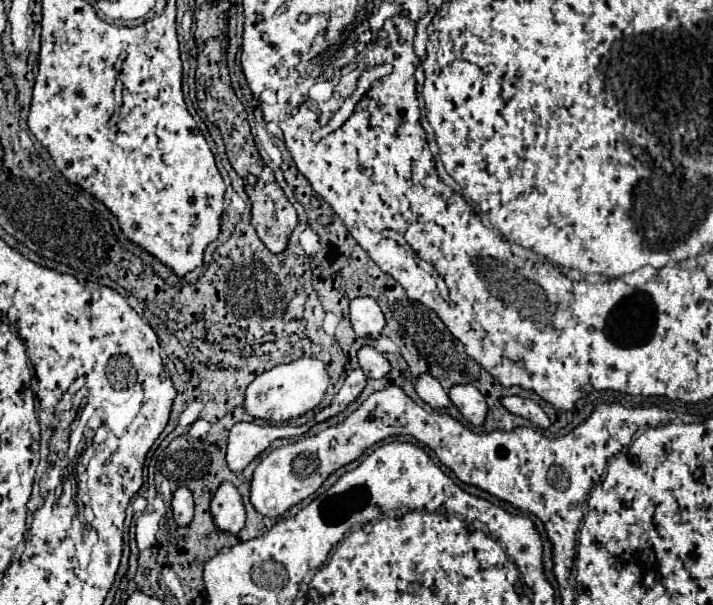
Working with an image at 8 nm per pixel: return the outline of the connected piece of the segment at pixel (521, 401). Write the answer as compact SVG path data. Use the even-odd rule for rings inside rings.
M507 396L507 398L503 398L501 402L503 402L503 406L505 406L509 412L513 412L513 414L517 414L517 416L523 416L523 418L531 420L533 424L537 424L537 426L543 428L543 430L547 430L549 424L551 424L551 422L549 422L549 416L541 410L541 406L535 404L535 402L529 400L529 398Z

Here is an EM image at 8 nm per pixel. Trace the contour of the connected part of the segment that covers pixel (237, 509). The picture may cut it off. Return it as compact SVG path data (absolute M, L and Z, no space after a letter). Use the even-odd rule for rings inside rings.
M223 482L211 498L211 516L219 530L237 534L245 526L245 506L231 482Z

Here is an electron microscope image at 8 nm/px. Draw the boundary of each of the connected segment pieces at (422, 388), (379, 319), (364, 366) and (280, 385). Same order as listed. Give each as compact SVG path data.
M421 374L415 384L415 390L421 396L421 400L425 400L435 410L443 410L451 406L447 392L443 392L443 386L431 374Z
M373 298L351 300L351 324L357 336L375 340L385 328L385 316Z
M363 346L357 356L359 356L359 366L367 378L383 378L391 370L389 360L383 354L379 354L373 346Z
M303 356L295 362L275 366L263 374L259 374L249 386L245 396L245 410L259 420L269 422L287 422L291 418L299 418L305 412L313 410L325 396L325 390L329 386L329 374L321 360Z

